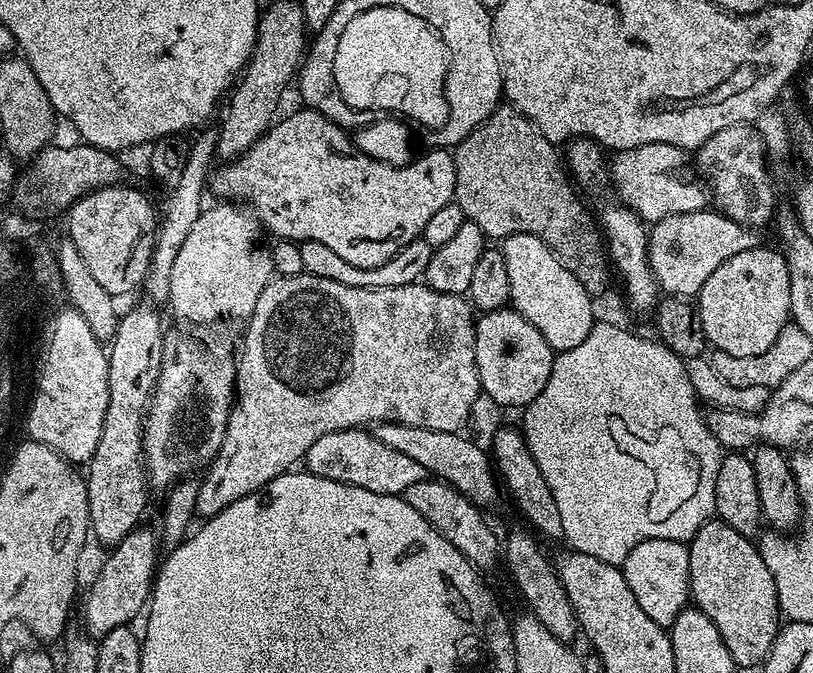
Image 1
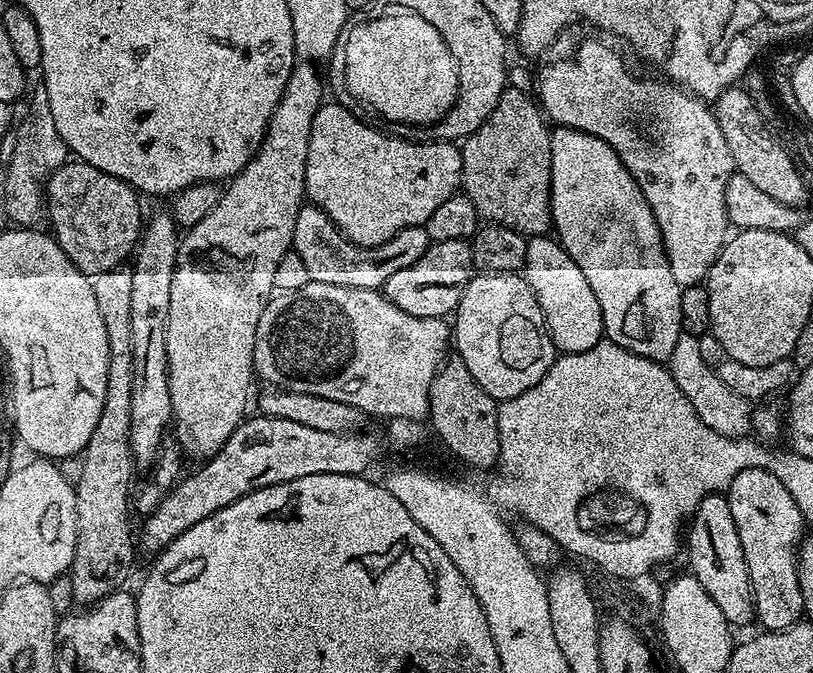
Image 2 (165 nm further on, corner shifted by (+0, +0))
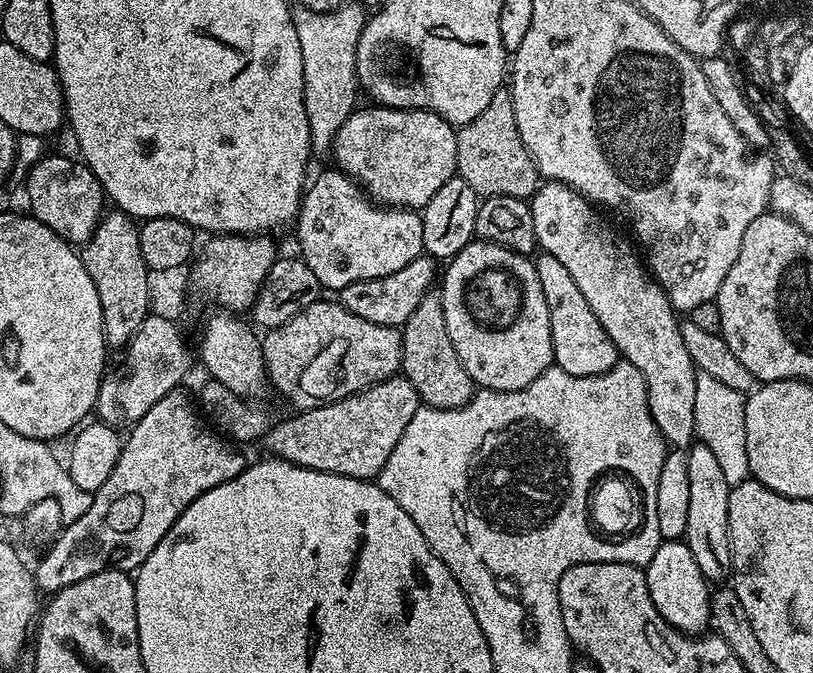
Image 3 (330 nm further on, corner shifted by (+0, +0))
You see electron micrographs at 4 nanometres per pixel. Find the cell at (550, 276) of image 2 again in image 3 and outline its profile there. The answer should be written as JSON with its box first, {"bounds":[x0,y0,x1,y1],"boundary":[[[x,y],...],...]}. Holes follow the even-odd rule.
{"bounds":[535,251,618,376],"boundary":[[[541,251],[535,257],[538,282],[542,282],[542,294],[546,298],[546,310],[550,314],[552,331],[552,358],[555,367],[575,376],[597,376],[608,372],[618,363],[618,353],[614,342],[602,330],[602,322],[590,310],[590,302],[578,290],[574,278],[570,278],[566,266],[562,266],[550,253]]]}

